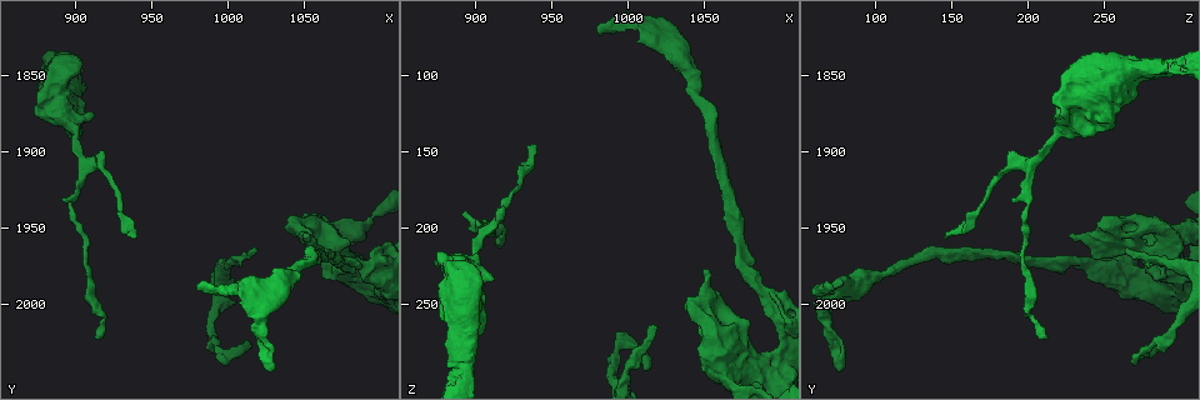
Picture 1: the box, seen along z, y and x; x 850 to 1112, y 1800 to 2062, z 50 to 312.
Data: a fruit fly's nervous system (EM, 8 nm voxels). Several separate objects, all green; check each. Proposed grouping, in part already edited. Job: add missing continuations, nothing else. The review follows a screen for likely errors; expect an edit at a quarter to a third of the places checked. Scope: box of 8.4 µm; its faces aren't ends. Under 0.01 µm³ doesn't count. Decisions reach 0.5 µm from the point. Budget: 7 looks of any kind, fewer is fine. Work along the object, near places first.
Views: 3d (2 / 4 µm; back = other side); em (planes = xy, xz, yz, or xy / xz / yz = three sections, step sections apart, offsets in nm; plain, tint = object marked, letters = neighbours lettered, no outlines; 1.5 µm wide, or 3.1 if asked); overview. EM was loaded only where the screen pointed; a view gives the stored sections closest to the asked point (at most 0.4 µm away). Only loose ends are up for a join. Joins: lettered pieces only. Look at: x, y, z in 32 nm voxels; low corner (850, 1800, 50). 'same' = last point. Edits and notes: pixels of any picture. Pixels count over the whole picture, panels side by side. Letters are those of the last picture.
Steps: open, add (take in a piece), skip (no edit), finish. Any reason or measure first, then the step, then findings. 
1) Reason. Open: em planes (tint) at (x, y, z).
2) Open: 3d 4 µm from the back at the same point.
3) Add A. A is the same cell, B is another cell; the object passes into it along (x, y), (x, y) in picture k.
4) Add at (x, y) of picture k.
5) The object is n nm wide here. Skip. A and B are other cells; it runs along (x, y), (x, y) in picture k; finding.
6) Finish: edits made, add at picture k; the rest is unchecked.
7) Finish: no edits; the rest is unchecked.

Branch stops here. Open: em planes (letters) at (912, 1874, 234).

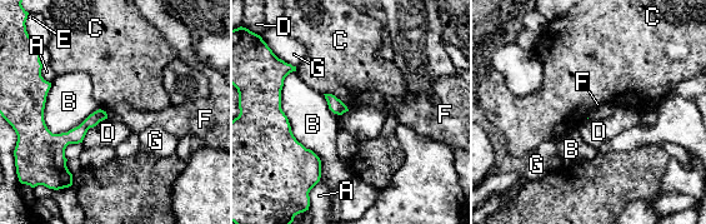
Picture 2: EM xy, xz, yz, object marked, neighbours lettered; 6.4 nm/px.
Skip. A, B, C, D, E, F and G are other cells; a border runs along (349, 110), (341, 115) in picture 2; none of them fits.

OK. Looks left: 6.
Free end. Open: 3d 4 µm at (1018, 1964, 264).

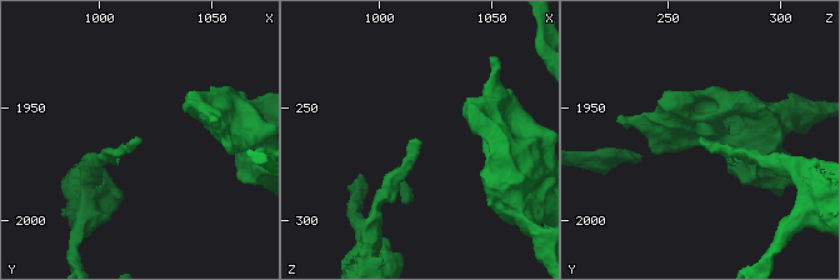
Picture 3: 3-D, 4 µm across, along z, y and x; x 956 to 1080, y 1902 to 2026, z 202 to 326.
Open: em planes (tint) at (1019, 1963, 266).

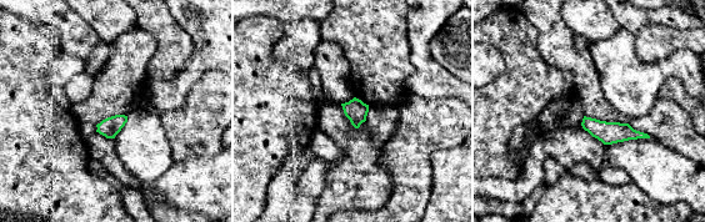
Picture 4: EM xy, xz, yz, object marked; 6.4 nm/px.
See the neighbours. Open: em planes (letters) at the same point.

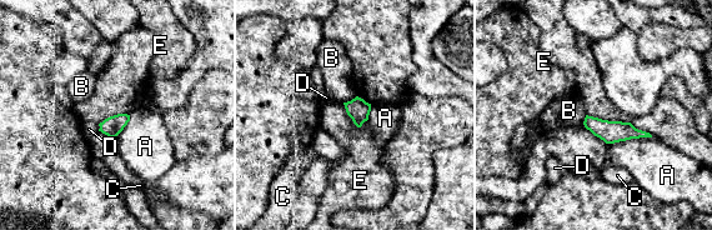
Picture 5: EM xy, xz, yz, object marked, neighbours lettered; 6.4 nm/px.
Skip. A, B, C, D and E are other cells; a border runs along (652, 136), (631, 138), (607, 144) in picture 5; none of them fits.

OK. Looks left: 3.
Branch stops here. Open: 3d 4 µm at (982, 1988, 72).

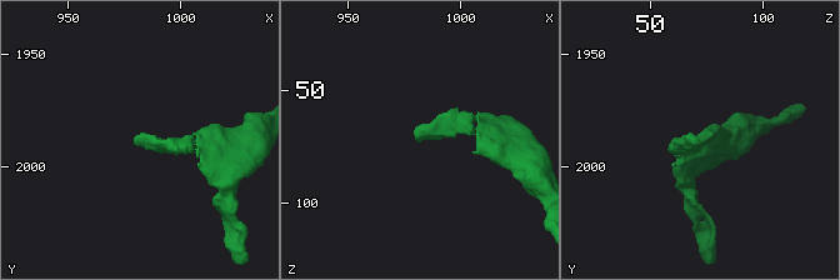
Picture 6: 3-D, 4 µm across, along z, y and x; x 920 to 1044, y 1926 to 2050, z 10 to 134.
Open: em planes (letters) at (981, 1990, 70).

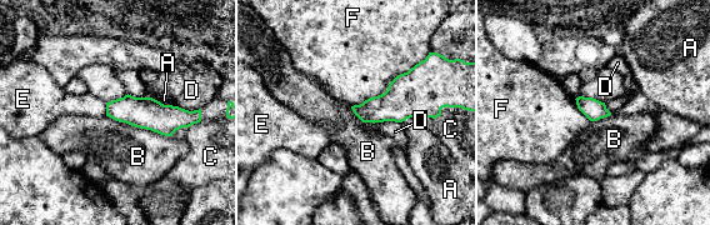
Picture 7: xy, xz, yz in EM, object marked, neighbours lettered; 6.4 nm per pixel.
Skip. A, B, C, D, E and F are other cells; a border runs along (106, 115), (171, 136) in picture 7; no lettered piece goes on from it.

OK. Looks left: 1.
Finish: no edits; the rest is unchecked.

